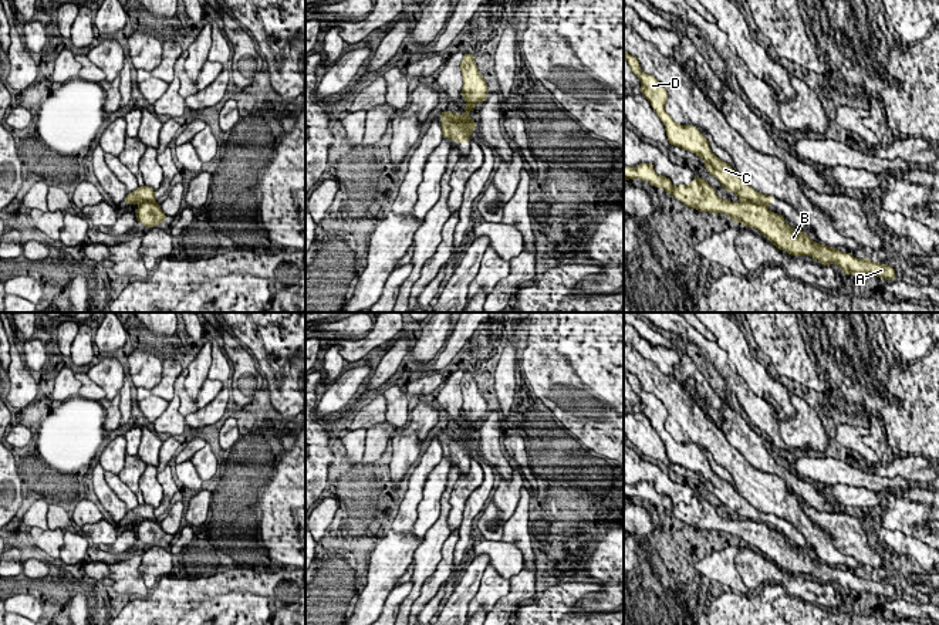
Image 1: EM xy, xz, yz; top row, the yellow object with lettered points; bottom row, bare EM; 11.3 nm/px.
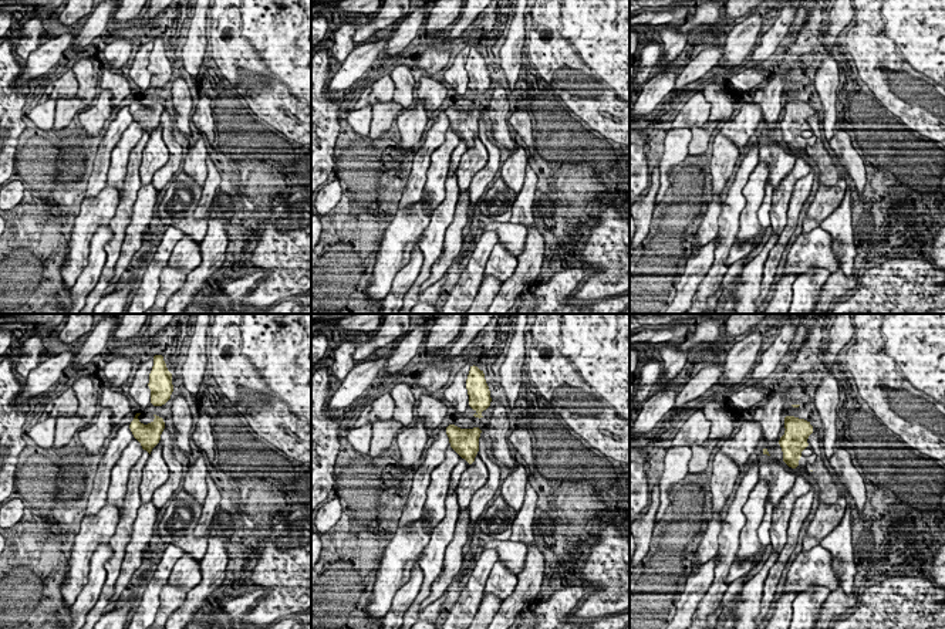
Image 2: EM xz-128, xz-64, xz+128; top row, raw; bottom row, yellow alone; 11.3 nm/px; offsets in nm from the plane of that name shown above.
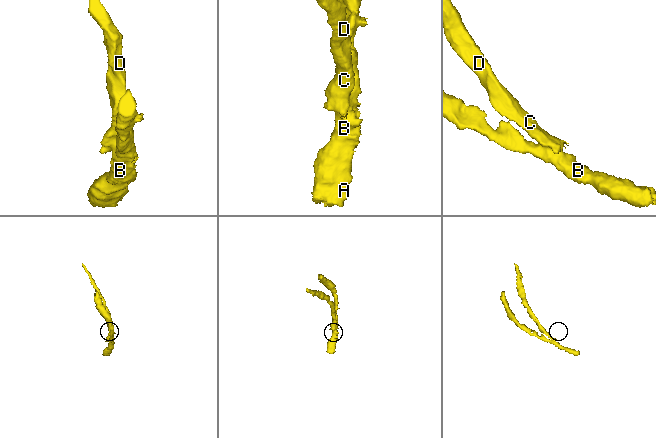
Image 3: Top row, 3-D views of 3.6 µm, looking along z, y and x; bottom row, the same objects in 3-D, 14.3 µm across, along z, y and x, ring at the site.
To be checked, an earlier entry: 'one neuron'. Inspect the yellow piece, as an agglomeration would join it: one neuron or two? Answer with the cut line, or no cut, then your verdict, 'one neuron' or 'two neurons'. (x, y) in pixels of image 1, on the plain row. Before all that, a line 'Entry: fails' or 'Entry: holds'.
Entry: fails
cut in xz along (458, 433), (460, 439), (468, 441), (473, 448); two neurons

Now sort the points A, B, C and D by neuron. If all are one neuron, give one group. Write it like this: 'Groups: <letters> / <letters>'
Groups: A B / C D

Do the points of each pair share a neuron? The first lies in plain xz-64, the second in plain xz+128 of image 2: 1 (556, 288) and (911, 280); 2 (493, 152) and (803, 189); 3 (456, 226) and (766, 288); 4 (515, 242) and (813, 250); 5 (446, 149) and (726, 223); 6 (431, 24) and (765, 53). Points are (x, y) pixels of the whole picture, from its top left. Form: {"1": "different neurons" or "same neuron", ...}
{"1": "same neuron", "2": "same neuron", "3": "different neurons", "4": "same neuron", "5": "different neurons", "6": "different neurons"}

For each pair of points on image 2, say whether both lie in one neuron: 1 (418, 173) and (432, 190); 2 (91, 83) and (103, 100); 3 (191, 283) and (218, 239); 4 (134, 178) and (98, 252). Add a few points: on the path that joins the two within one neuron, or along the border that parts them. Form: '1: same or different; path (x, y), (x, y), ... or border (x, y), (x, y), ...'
1: different; border (435, 149), (431, 155), (422, 193)
2: different; border (98, 93), (94, 102), (88, 107)
3: same; path (202, 273), (213, 260), (213, 250)
4: different; border (110, 225), (111, 239), (104, 247), (105, 260)

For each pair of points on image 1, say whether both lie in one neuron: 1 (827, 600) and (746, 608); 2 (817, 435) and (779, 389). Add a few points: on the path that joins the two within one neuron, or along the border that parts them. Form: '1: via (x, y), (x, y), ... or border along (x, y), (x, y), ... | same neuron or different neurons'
1: border along (786, 590), (817, 607) | different neurons
2: border along (787, 394), (794, 415), (777, 421) | different neurons

